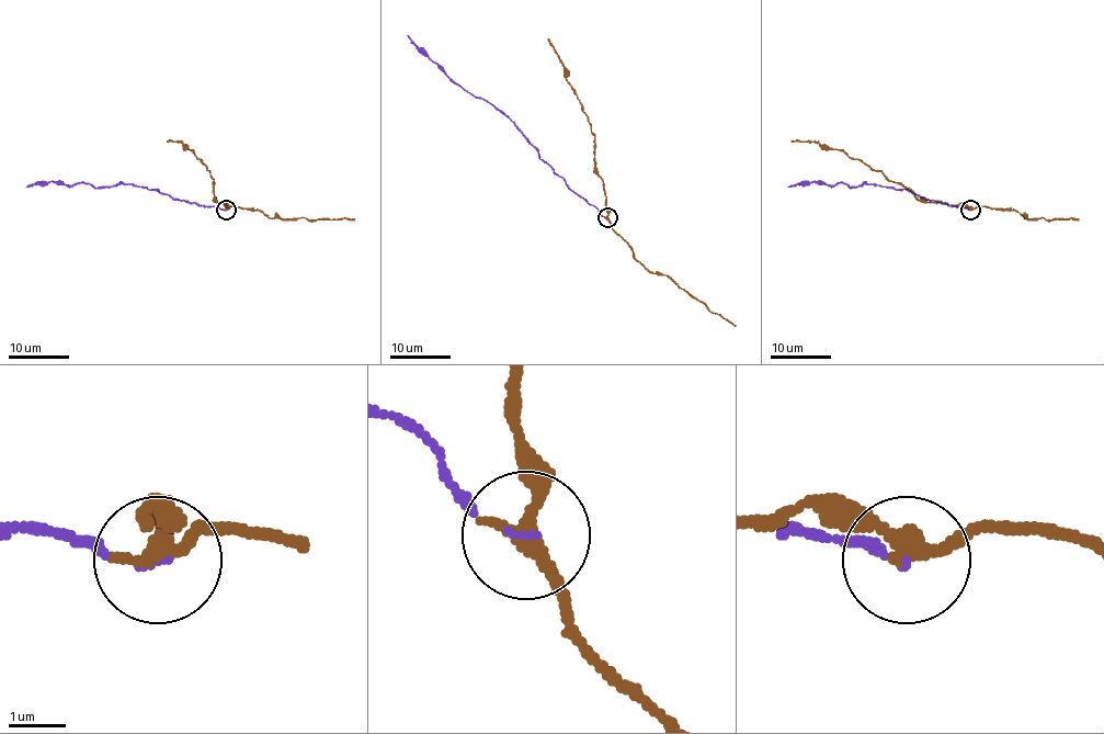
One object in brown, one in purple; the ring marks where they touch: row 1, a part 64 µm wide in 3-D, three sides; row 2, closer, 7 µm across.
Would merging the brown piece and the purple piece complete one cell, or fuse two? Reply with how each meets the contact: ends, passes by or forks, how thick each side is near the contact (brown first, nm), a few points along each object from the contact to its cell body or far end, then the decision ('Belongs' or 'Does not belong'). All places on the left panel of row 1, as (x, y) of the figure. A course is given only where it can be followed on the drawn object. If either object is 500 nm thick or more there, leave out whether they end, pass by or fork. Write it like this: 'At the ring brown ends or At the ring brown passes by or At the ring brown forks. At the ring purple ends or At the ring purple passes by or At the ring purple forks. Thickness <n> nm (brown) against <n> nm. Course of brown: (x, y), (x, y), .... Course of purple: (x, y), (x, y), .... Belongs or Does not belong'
At the ring brown passes by. At the ring purple ends. Thickness 320 nm (brown) against 60 nm. Course of brown: (226, 210), (226, 204), (216, 200), (207, 168), (180, 142), (167, 142). Course of purple: (226, 210), (198, 206), (175, 200), (157, 189), (128, 183), (94, 188), (89, 183), (38, 182), (26, 187). Belongs

